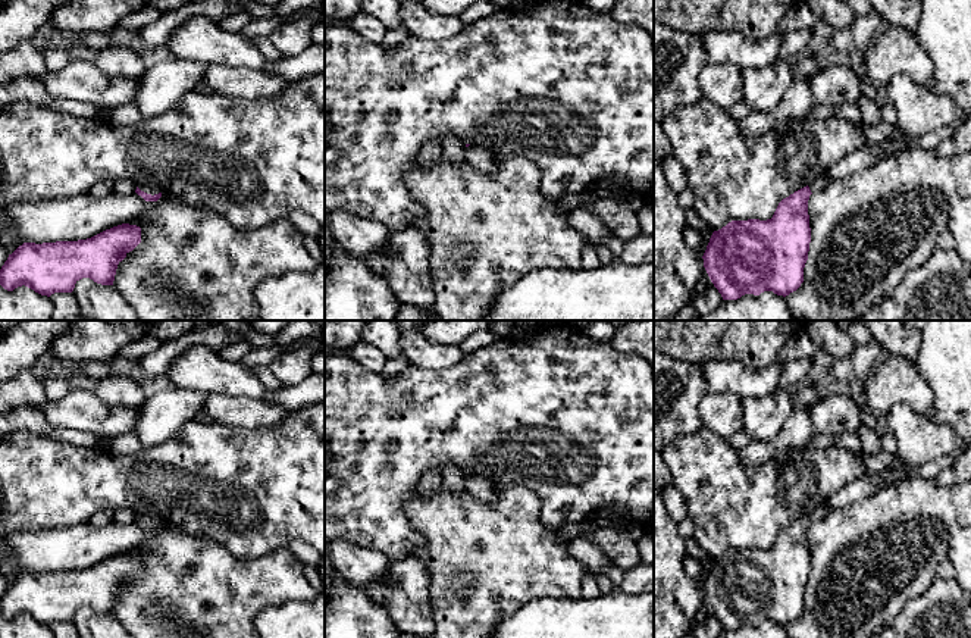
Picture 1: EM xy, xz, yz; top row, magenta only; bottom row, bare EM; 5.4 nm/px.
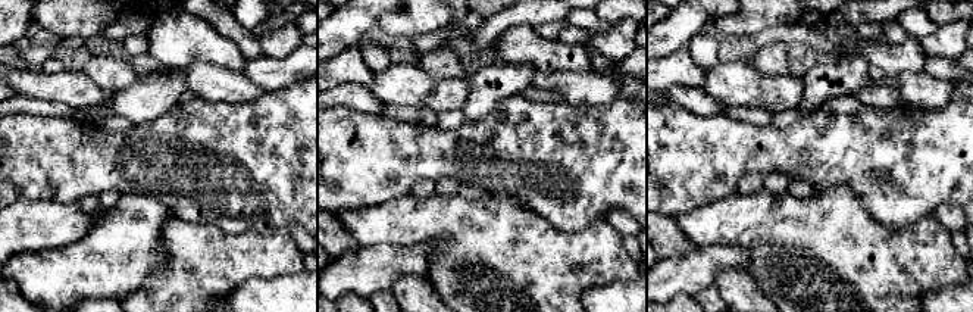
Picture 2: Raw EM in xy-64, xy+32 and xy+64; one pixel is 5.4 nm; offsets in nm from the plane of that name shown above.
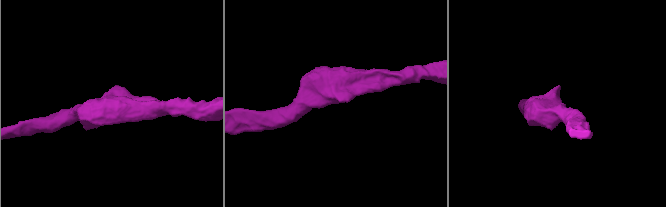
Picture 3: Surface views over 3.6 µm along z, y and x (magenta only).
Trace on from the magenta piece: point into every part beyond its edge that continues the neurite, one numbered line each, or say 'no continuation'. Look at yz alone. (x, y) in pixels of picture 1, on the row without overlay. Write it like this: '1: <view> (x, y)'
1: yz (820, 512)

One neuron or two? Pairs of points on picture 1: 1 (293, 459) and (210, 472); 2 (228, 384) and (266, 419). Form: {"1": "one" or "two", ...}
{"1": "one", "2": "two"}

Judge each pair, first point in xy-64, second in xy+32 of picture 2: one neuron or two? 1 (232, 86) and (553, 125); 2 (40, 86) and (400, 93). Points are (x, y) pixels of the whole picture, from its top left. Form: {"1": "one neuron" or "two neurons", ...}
{"1": "two neurons", "2": "one neuron"}

